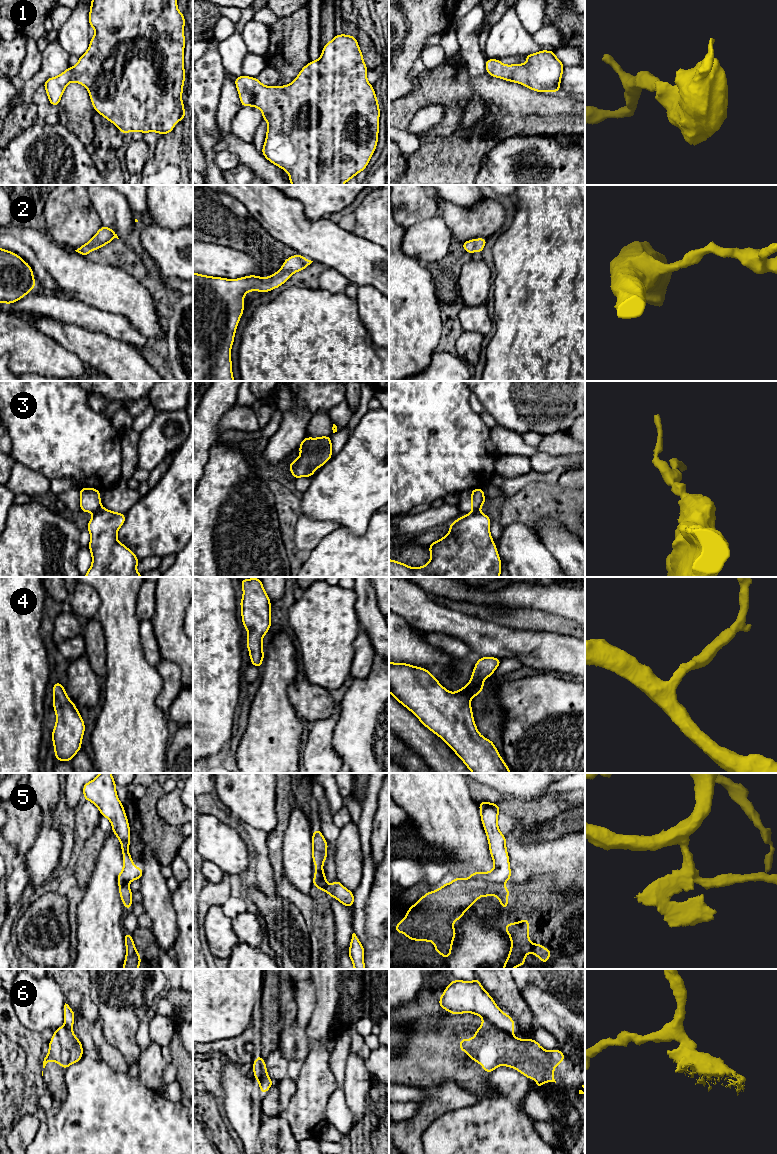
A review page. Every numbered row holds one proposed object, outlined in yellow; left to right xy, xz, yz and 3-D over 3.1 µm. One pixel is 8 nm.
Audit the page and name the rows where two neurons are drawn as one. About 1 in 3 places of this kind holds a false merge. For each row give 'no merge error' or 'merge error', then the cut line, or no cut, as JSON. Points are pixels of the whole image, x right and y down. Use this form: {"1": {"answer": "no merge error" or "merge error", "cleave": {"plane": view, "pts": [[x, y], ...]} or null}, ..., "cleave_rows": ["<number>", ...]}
{"1": {"answer": "no merge error", "cleave": null}, "2": {"answer": "no merge error", "cleave": null}, "3": {"answer": "merge error", "cleave": {"plane": "xy", "pts": [[101, 508], [93, 513]]}}, "4": {"answer": "no merge error", "cleave": null}, "5": {"answer": "merge error", "cleave": {"plane": "yz", "pts": [[471, 876], [477, 877], [483, 883], [501, 885]]}}, "6": {"answer": "merge error", "cleave": {"plane": "yz", "pts": [[483, 1017], [498, 1028], [511, 1032]]}}, "cleave_rows": ["3", "5", "6"]}

